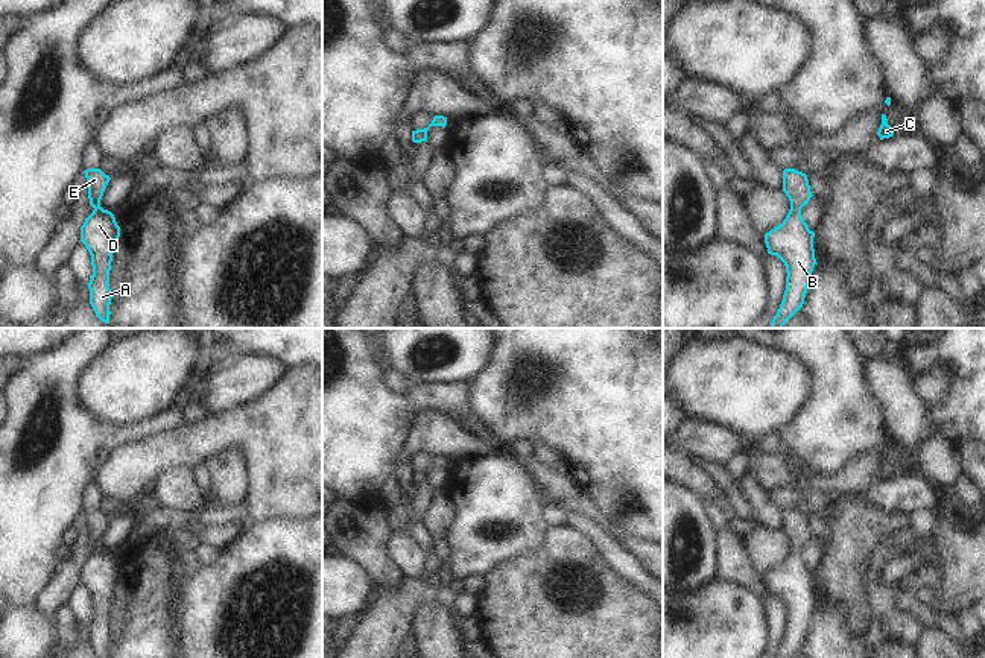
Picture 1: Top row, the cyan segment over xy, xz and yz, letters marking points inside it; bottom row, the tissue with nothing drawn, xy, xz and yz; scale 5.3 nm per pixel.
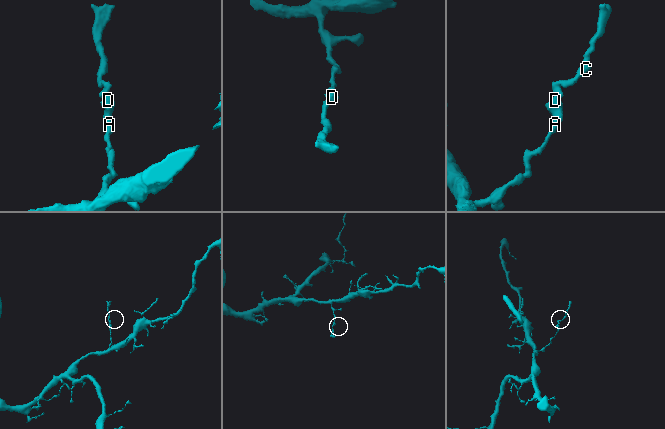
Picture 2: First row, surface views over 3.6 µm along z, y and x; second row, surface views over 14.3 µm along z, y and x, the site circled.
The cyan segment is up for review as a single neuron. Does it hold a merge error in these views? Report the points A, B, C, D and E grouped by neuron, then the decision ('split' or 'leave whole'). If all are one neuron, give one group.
A B C D E; leave whole

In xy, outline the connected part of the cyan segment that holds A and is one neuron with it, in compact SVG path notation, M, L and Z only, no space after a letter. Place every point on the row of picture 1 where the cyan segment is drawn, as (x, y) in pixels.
M87 169L84 173L87 178L90 205L94 208L81 226L81 242L88 249L93 266L93 275L87 284L90 289L90 304L96 316L102 322L109 324L109 270L114 248L120 237L120 226L114 214L100 207L100 199L111 178L100 169Z

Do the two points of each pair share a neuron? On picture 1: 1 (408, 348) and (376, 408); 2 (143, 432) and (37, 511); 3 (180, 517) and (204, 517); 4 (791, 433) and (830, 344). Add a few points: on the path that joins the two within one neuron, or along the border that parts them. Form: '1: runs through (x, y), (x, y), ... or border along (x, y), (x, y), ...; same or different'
1: border along (380, 357), (383, 362); different
2: runs through (114, 436), (101, 436), (55, 482); same
3: runs through (186, 517), (198, 517); same
4: runs through (813, 412), (830, 395), (830, 366); same

